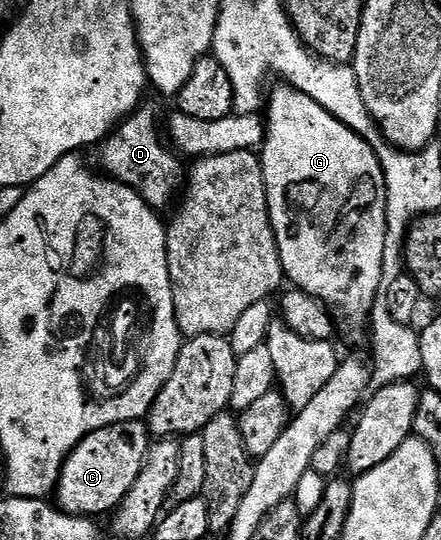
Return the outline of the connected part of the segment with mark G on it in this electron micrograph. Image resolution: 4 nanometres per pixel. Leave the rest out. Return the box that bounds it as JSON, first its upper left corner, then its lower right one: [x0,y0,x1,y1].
[259,83,387,337]

